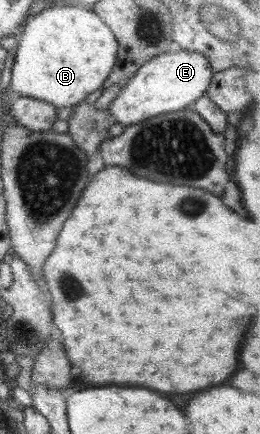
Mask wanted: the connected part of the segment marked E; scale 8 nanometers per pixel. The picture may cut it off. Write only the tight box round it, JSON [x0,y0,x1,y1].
[108,49,213,125]

